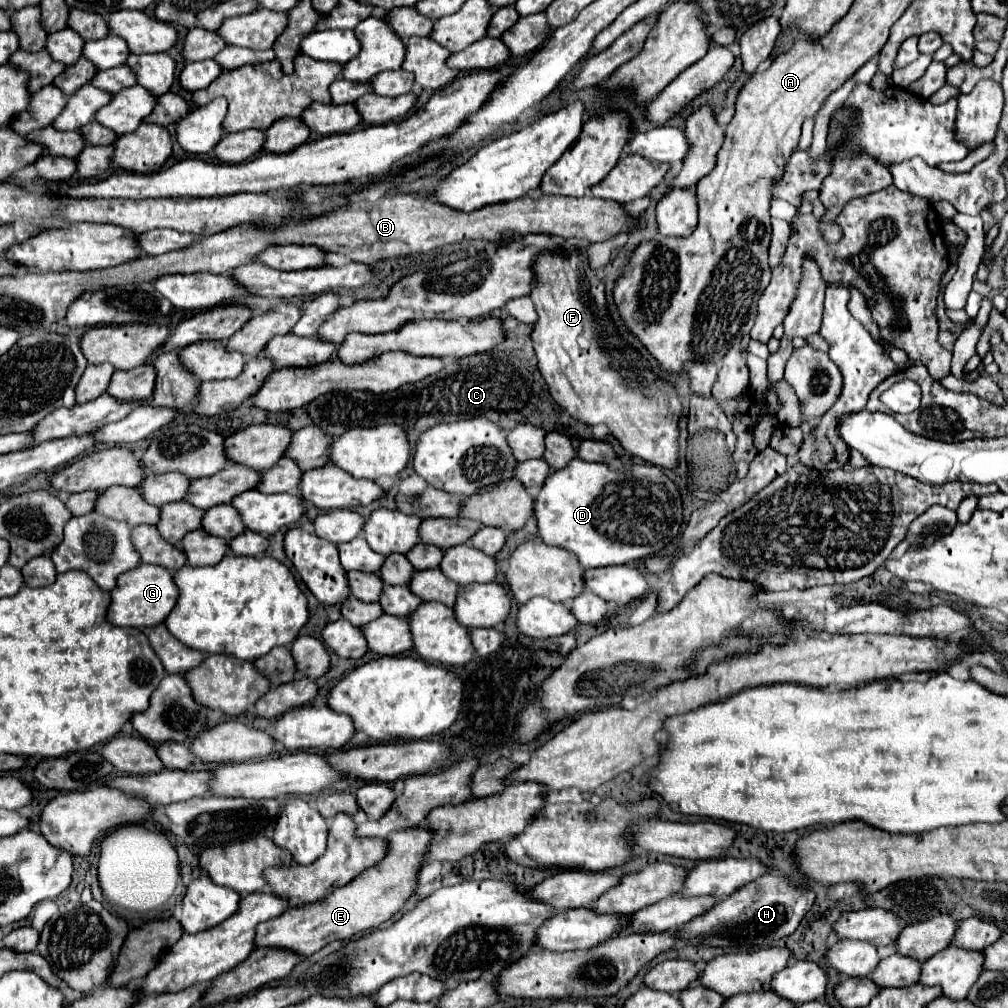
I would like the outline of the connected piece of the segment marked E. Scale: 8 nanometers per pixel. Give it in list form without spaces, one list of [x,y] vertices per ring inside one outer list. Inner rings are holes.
[[[415,828],[415,830],[393,832],[387,836],[387,840],[389,840],[389,852],[377,866],[365,870],[361,876],[341,886],[339,890],[333,890],[333,894],[329,894],[323,900],[295,906],[291,910],[285,910],[285,914],[281,914],[279,918],[259,924],[255,944],[281,946],[301,956],[311,956],[335,940],[347,940],[359,936],[387,922],[417,892],[419,872],[425,864],[425,852],[431,842],[431,830]]]

